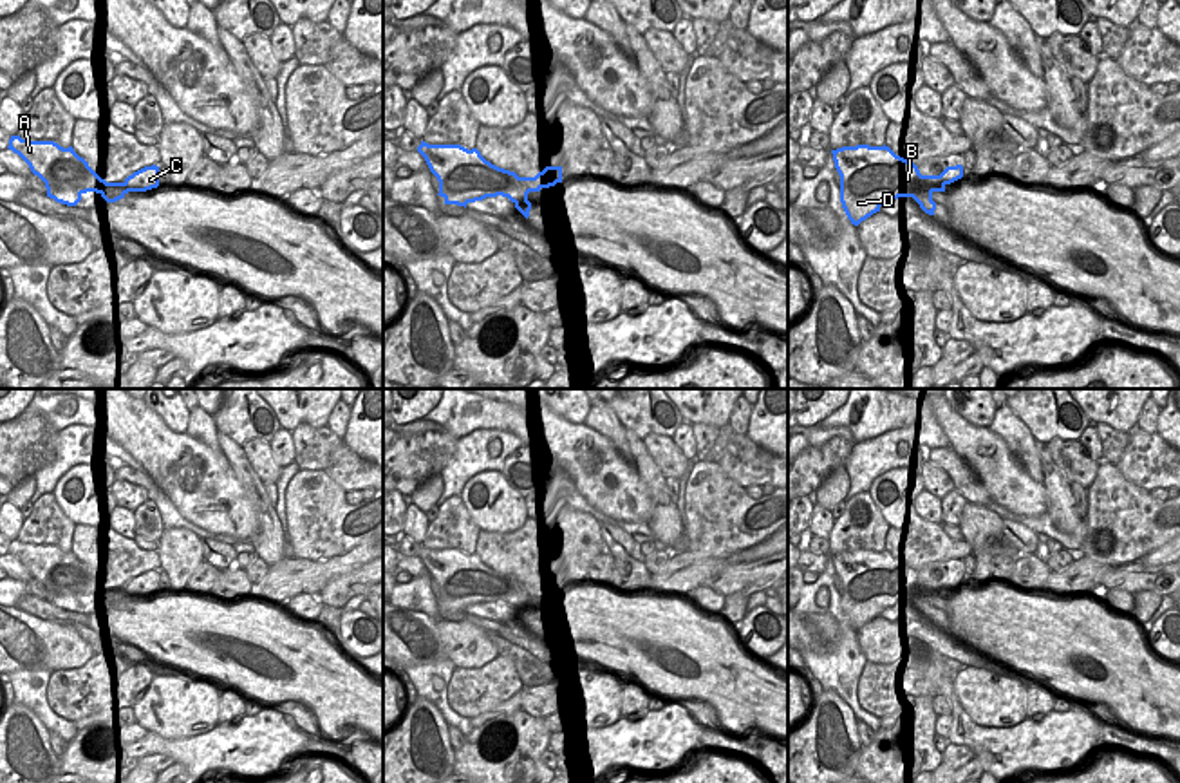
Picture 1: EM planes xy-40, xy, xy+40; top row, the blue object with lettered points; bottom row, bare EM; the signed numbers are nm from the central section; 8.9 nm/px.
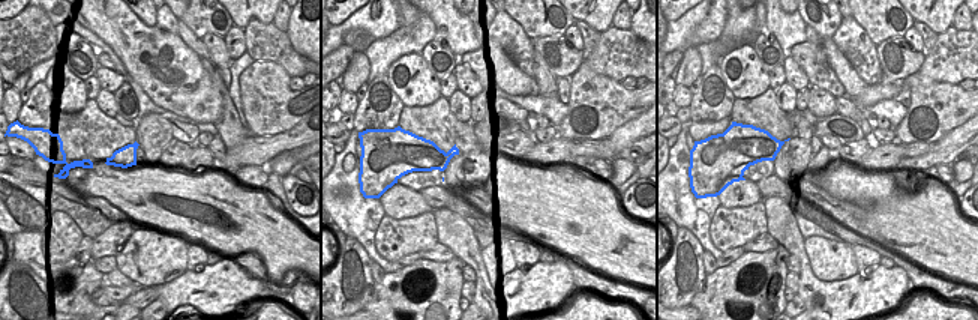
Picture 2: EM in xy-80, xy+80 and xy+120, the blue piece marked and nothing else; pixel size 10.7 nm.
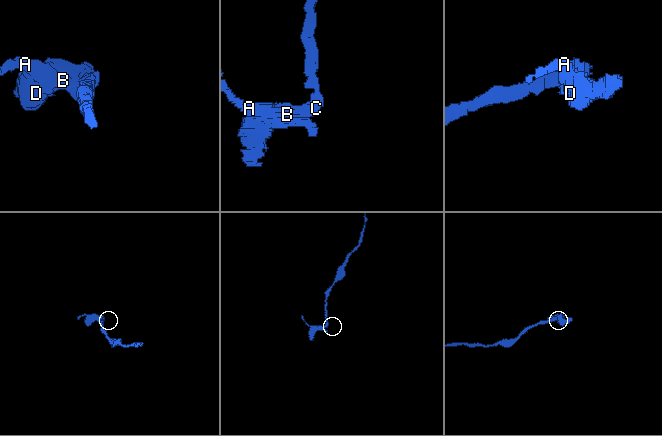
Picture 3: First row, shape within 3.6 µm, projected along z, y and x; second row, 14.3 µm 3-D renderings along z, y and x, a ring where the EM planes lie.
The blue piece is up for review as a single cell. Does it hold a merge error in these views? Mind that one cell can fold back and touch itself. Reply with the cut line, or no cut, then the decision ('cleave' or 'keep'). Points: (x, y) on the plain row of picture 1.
xy+40 (922, 581), (944, 590) | cleave

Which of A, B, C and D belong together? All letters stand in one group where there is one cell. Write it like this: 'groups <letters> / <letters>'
groups A B D / C

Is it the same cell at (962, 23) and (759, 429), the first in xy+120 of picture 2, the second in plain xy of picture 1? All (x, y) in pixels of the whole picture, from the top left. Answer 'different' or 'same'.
different

